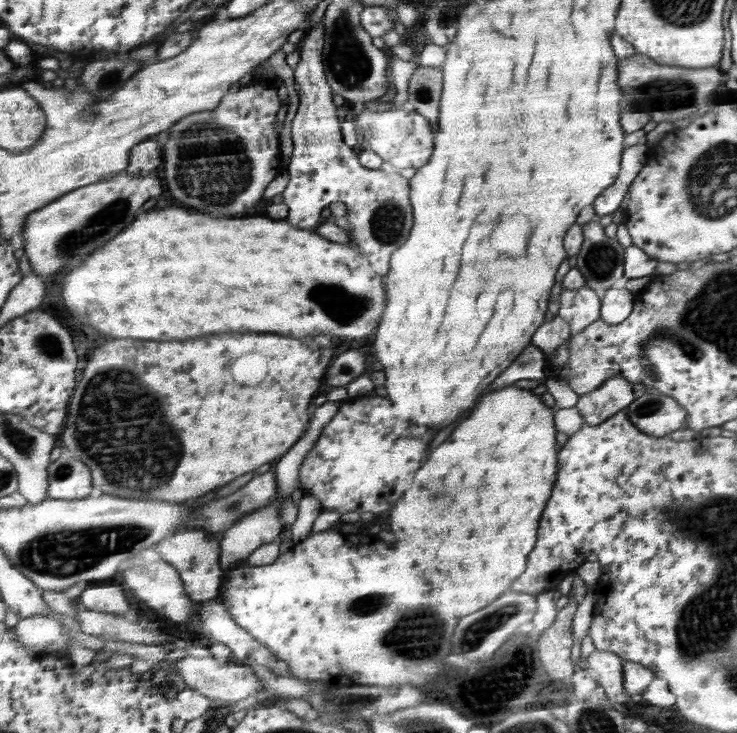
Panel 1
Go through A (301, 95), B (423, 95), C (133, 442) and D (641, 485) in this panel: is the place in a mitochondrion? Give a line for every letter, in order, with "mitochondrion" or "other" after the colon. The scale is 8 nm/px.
A: other
B: mitochondrion
C: mitochondrion
D: other

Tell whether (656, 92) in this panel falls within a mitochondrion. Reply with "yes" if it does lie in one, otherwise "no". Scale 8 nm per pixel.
yes

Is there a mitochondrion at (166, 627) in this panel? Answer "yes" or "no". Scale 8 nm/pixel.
no

